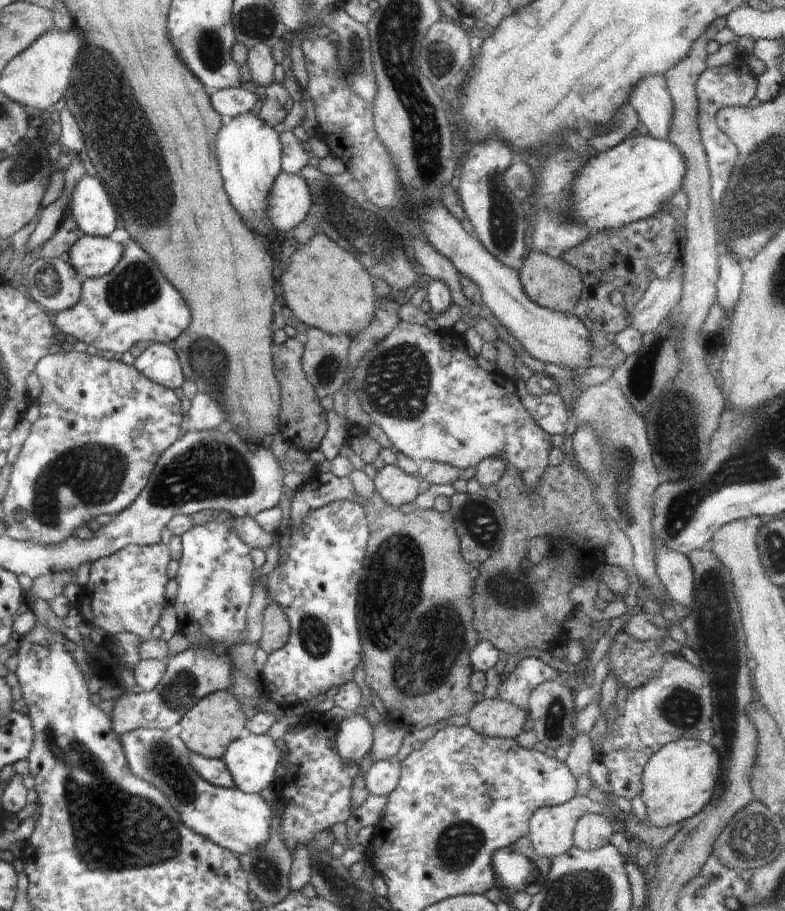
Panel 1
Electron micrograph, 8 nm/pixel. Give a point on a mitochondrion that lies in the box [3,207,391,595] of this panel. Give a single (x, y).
(94, 474)

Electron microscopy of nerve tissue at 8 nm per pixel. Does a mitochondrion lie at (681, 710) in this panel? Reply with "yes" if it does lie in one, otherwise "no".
yes

